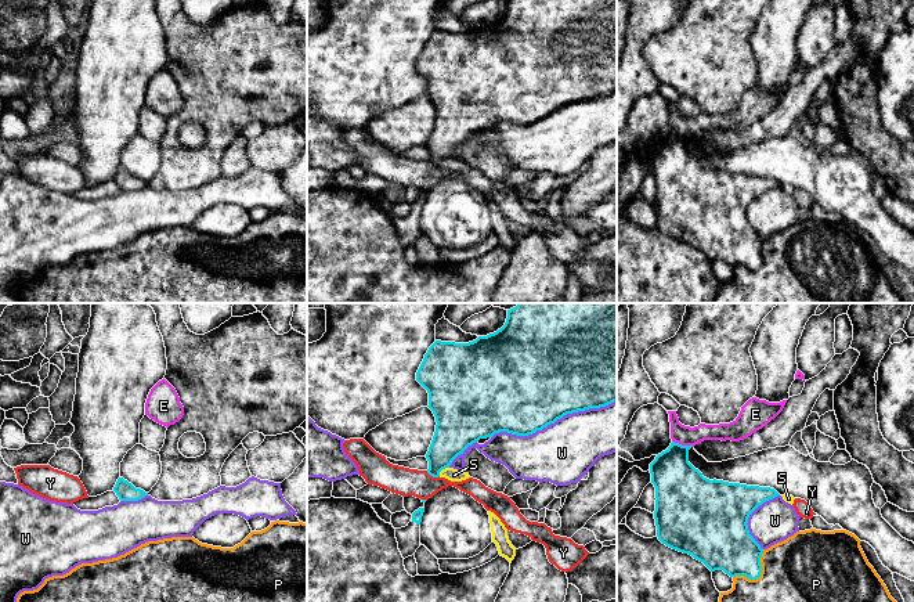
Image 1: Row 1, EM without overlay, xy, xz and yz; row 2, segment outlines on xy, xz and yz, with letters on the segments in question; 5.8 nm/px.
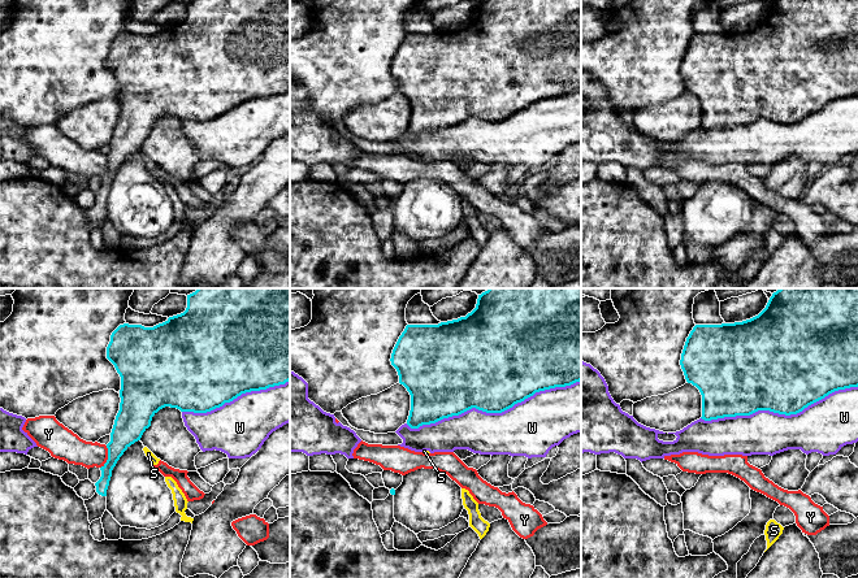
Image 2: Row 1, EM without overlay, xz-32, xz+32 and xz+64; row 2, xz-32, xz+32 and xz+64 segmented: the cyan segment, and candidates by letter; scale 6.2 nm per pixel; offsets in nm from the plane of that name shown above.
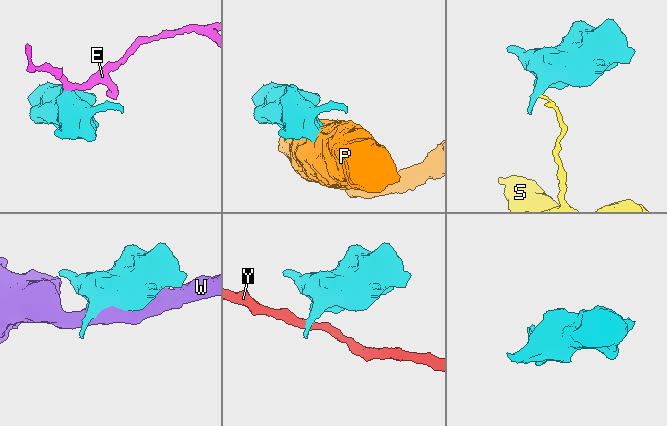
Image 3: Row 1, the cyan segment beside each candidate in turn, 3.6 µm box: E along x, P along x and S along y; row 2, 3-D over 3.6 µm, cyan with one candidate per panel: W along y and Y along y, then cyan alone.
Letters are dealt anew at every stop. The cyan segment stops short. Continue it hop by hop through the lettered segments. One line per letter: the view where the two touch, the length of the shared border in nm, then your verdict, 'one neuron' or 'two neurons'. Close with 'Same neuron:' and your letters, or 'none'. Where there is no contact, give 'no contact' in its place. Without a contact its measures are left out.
E: contact in yz; length 130 nm; two neurons
P: contact in yz; length 240 nm; two neurons
S: contact in xz; length 80 nm; two neurons
W: contact in xz; length 750 nm; two neurons
Y: contact in xz; length 90 nm; two neurons
Same neuron: none

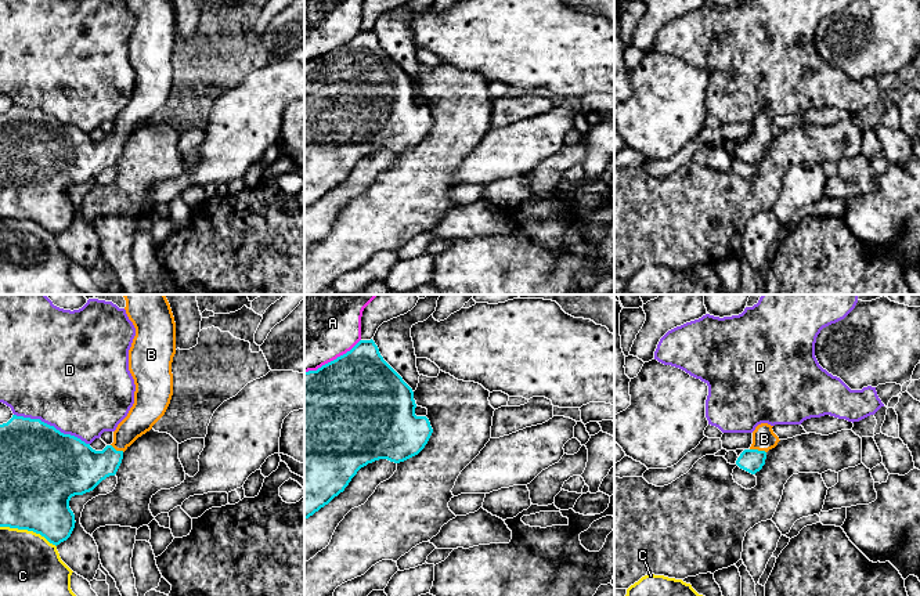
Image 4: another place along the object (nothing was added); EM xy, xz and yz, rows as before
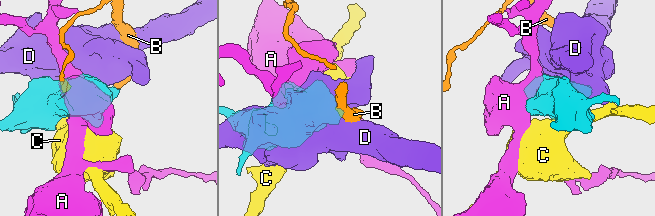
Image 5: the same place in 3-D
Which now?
A: contact in xz; length 380 nm; two neurons
B: contact in yz; length 100 nm; one neuron
C: contact in xy; length 340 nm; two neurons
D: contact in xy; length 480 nm; two neurons
Same neuron: B

